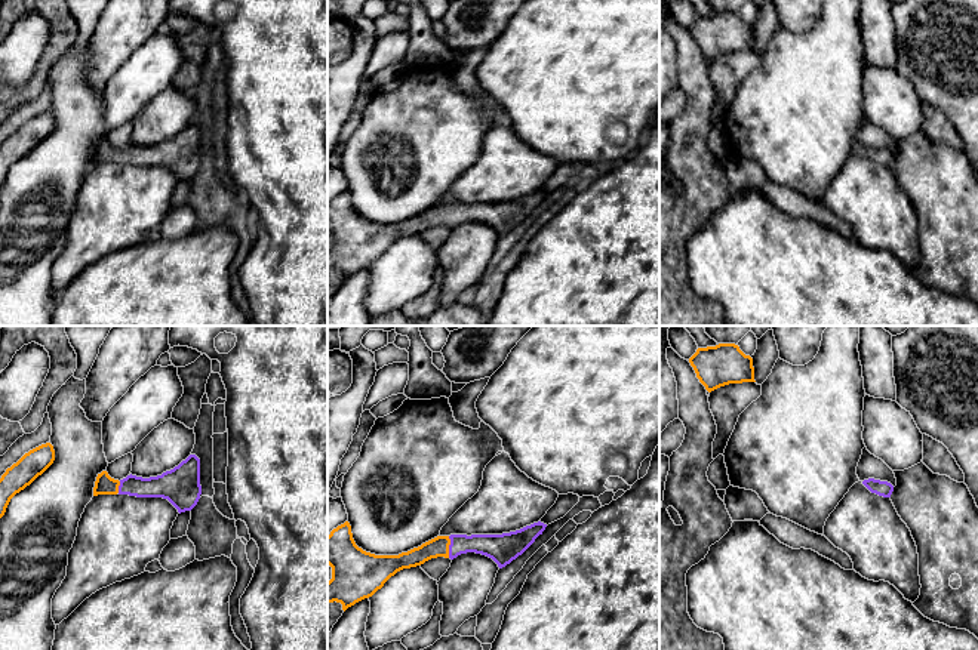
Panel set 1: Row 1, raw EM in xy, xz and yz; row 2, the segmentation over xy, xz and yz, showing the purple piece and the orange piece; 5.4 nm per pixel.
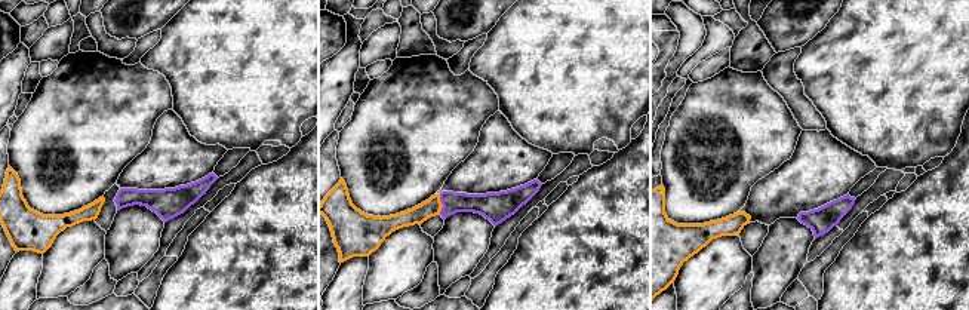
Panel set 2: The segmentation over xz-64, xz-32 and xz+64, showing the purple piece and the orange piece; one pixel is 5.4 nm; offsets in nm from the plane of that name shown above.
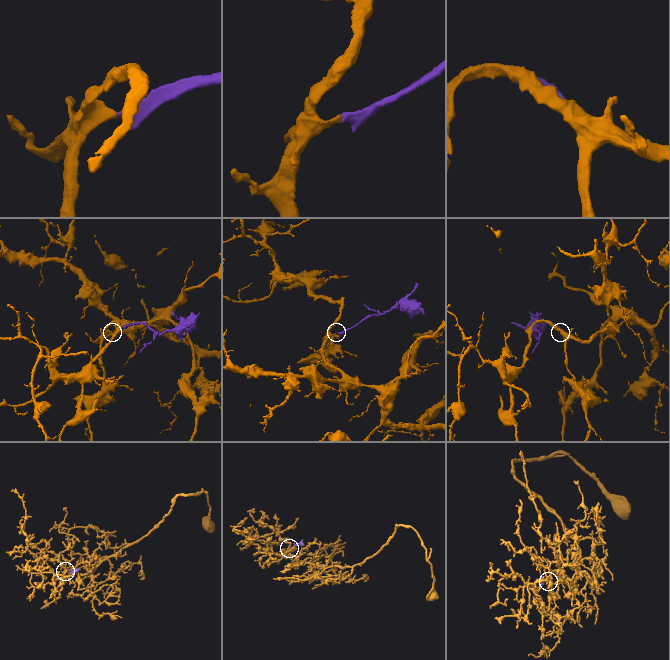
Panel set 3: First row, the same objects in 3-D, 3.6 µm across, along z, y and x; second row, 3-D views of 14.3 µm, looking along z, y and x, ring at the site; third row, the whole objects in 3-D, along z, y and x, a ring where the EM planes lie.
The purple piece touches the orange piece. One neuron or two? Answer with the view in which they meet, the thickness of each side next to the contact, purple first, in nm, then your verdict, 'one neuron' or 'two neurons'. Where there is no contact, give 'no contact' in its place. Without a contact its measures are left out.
xz | 140/110 nm | one neuron

